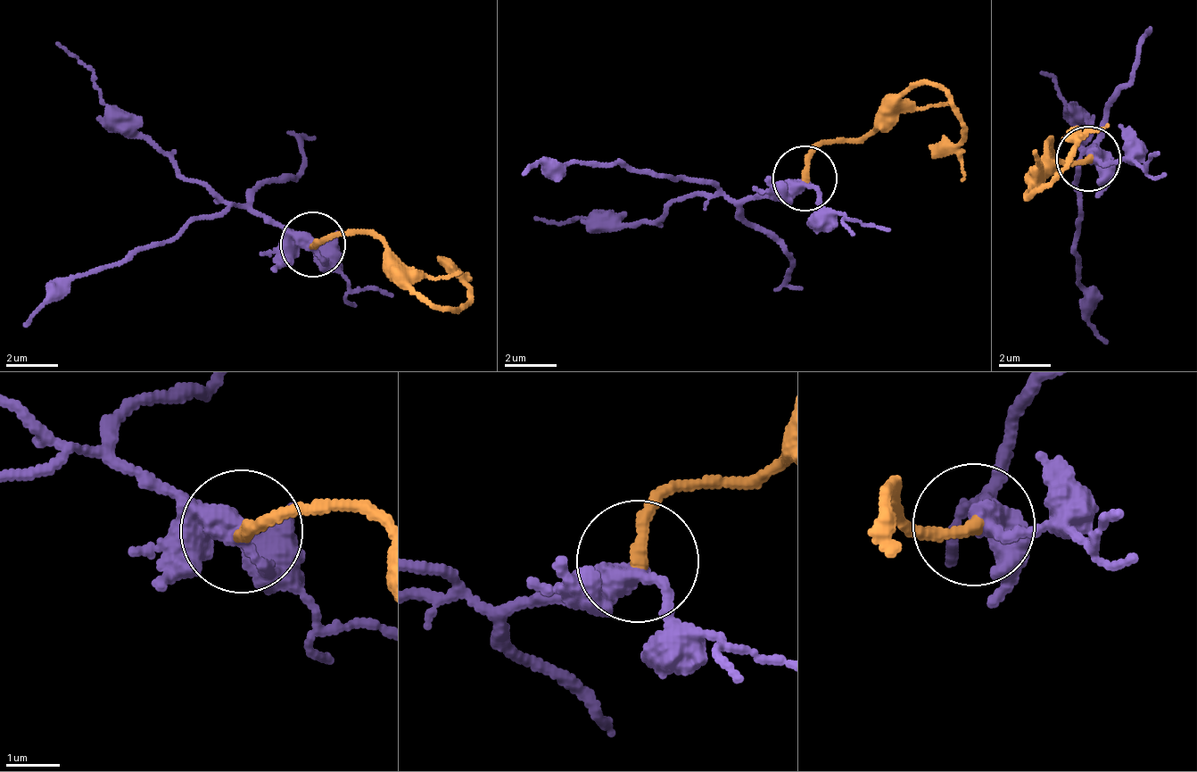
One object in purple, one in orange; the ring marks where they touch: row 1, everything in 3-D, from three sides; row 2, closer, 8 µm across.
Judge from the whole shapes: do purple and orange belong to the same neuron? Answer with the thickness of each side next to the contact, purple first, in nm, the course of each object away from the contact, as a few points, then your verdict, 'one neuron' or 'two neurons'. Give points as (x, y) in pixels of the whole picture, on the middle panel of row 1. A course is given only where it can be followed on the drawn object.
calibres 360 and 240 nm; course purple (803, 180), (736, 199), (683, 194), (669, 212), (608, 228), (580, 219), (532, 218); course orange (803, 180), (829, 142), (862, 143), (925, 82), (951, 101), (962, 127), (961, 140), (928, 143); one neuron

